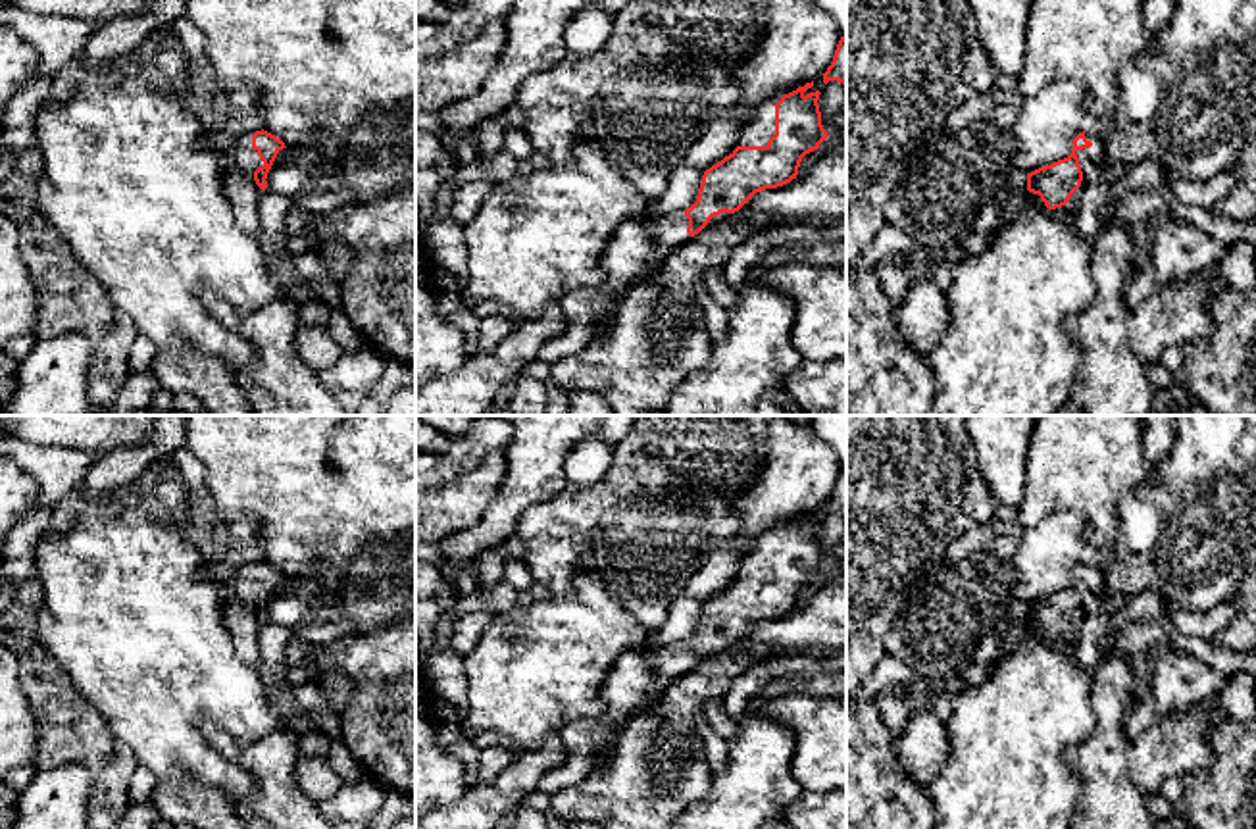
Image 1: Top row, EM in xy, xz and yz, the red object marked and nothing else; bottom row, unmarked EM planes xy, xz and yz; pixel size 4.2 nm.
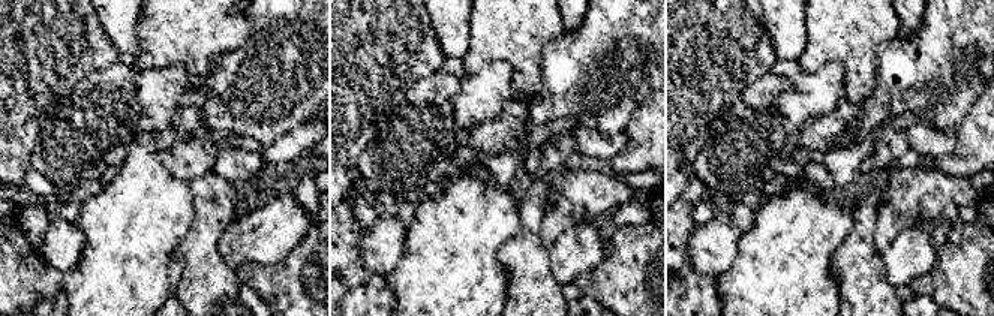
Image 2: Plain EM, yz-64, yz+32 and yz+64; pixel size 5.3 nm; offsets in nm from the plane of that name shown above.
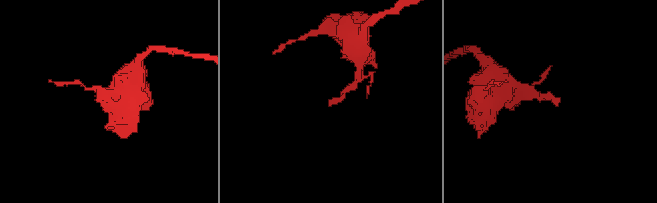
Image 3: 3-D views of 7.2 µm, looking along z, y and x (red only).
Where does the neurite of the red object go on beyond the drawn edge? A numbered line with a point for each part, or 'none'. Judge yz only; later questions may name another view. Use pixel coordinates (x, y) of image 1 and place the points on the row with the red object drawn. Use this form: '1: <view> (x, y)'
1: yz (1089, 200)

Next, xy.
1: xy (241, 160)

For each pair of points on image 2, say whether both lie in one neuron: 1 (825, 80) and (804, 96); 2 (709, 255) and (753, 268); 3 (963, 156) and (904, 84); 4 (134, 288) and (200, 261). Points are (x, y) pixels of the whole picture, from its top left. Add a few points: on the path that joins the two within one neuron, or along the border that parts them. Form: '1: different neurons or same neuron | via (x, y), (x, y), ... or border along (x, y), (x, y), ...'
1: same neuron | via (820, 84), (808, 96)
2: different neurons | border along (742, 234), (735, 261), (715, 277)
3: different neurons | border along (969, 108), (958, 123), (943, 132)
4: different neurons | border along (186, 234), (171, 250), (182, 264), (173, 292)

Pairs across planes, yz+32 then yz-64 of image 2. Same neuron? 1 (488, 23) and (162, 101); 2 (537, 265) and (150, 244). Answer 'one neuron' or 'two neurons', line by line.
1: two neurons
2: two neurons

